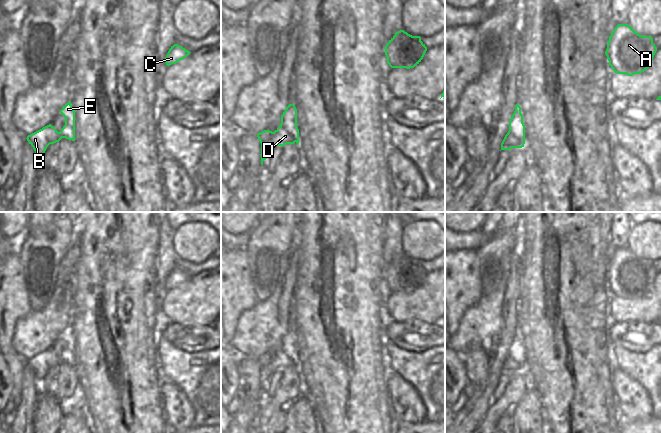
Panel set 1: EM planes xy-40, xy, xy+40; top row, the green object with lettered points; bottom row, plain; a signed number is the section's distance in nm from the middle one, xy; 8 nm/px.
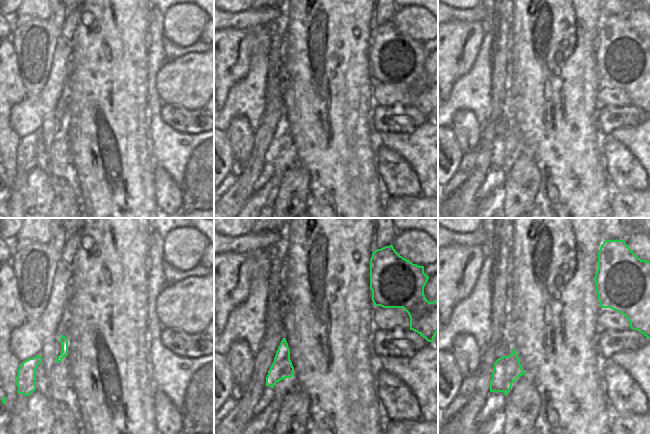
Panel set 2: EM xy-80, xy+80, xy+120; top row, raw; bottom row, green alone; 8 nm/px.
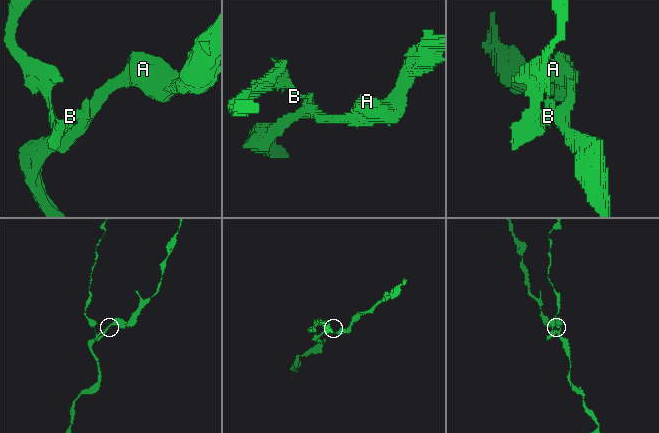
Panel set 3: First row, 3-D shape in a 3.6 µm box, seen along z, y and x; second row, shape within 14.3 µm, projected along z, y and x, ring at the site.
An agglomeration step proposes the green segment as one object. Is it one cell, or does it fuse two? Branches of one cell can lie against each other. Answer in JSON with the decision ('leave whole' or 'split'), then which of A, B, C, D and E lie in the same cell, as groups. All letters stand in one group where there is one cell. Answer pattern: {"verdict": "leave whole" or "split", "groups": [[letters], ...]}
{"verdict": "split", "groups": [["A", "C"], ["B", "D", "E"]]}

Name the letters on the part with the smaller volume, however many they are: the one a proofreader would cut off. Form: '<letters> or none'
B, D, E

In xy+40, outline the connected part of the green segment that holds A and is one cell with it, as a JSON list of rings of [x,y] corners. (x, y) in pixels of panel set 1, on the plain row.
[[[618,248],[609,260],[605,278],[615,297],[632,300],[649,292],[656,275],[652,261],[638,258],[628,248]]]

